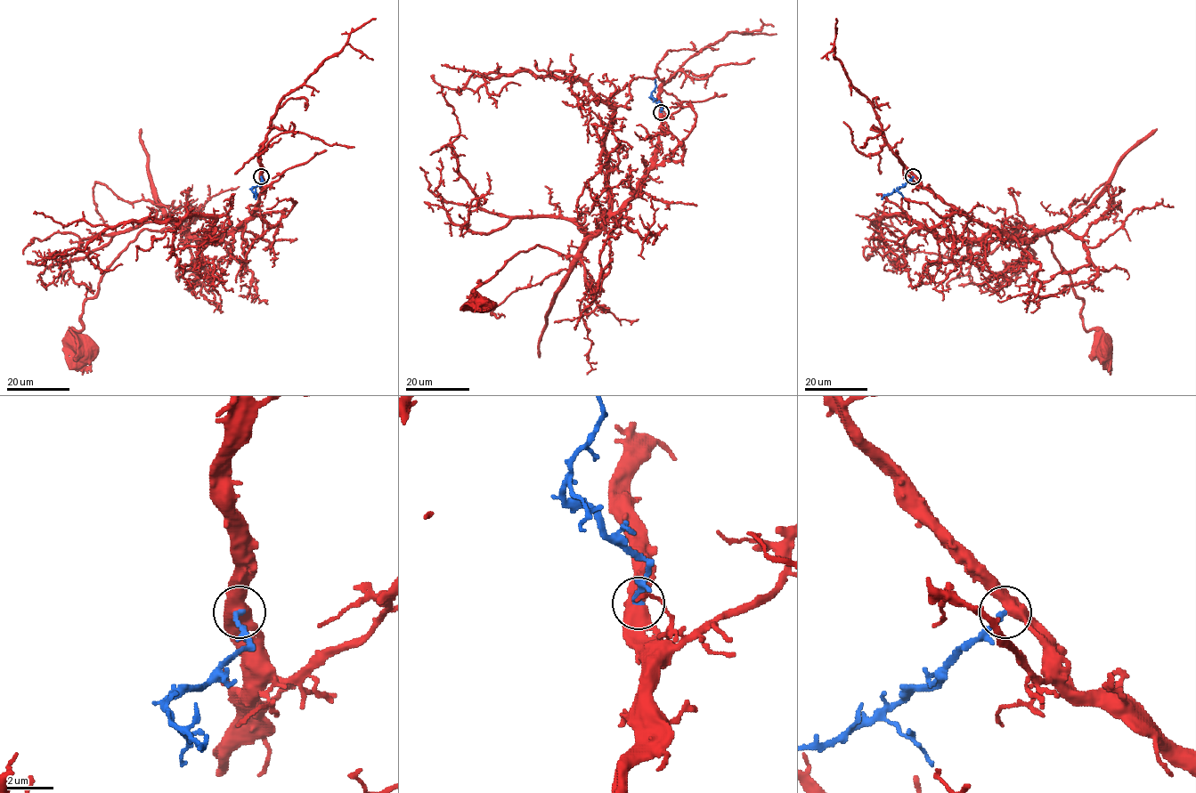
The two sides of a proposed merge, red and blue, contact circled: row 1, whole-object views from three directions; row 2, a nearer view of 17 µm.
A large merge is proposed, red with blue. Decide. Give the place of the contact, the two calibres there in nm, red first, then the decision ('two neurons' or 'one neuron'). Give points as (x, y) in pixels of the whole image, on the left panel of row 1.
at (261, 176); 550 nm thick on the red side, 200 nm on the other; one neuron

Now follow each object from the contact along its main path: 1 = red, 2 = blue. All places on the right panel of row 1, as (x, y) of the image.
1: (914, 176), (1017, 238), (1056, 228), (1045, 237), (1051, 252), (1083, 300), (1084, 327), (1105, 350)
2: (913, 176), (882, 199)

